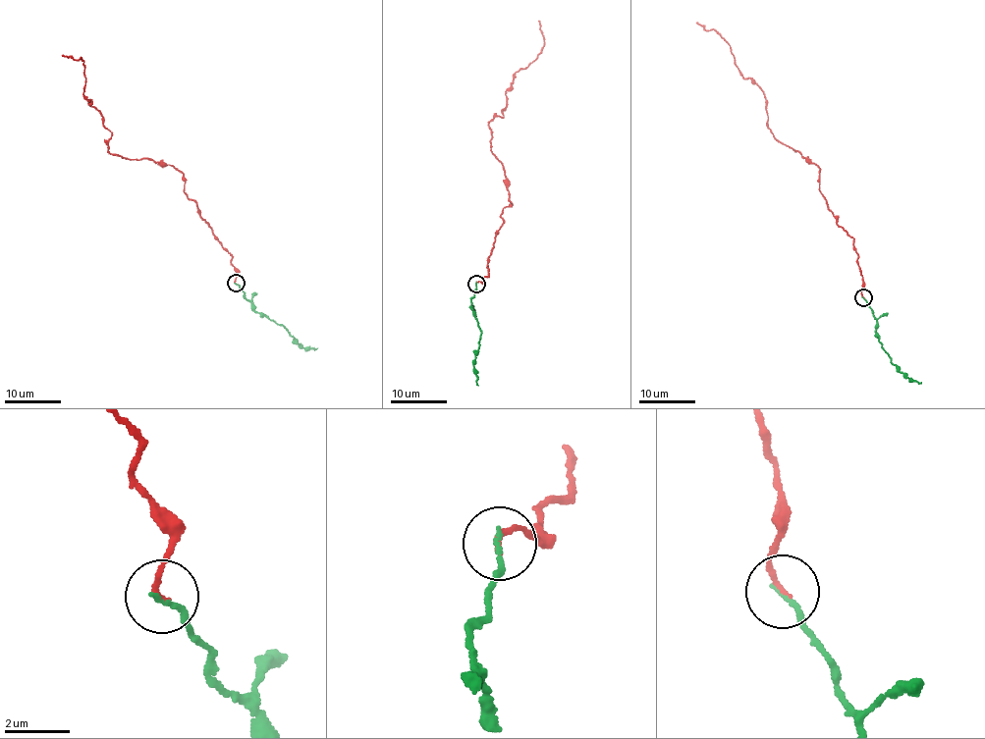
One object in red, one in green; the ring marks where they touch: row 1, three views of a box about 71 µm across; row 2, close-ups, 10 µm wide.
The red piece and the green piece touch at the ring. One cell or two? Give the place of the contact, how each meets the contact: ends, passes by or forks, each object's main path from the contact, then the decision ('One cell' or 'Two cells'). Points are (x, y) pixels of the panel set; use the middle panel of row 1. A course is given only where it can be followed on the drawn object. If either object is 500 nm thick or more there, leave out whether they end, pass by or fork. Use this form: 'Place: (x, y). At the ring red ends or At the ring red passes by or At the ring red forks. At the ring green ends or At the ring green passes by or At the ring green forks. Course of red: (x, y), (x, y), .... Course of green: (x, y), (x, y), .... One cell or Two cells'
Place: (476, 284). At the ring red ends. At the ring green ends. Course of red: (476, 285), (488, 275), (500, 216), (511, 202), (488, 125), (504, 117), (517, 73), (544, 44), (539, 20). Course of green: (476, 285), (470, 300), (480, 333), (473, 363), (478, 385). One cell

